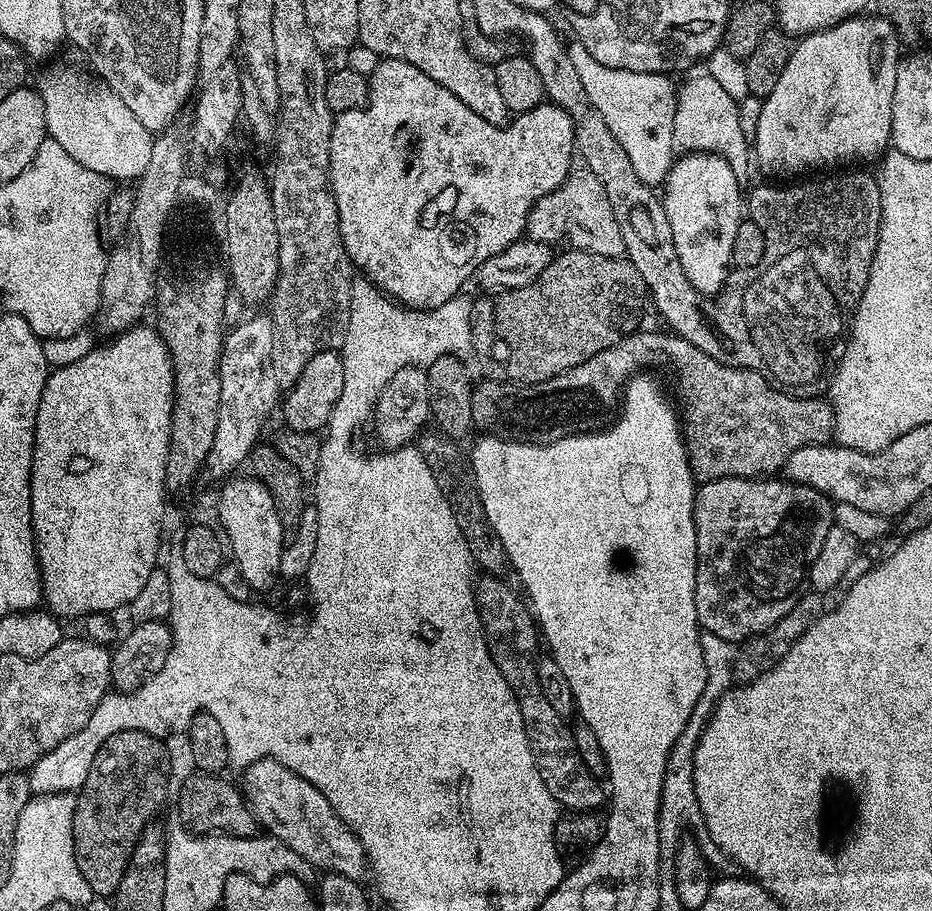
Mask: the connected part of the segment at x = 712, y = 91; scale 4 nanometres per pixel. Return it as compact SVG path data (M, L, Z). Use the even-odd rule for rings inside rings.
M701 74L690 79L677 91L673 124L673 142L682 152L718 153L730 162L731 170L740 181L747 179L752 167L752 150L749 137L742 132L738 117L738 102L730 98L712 76Z

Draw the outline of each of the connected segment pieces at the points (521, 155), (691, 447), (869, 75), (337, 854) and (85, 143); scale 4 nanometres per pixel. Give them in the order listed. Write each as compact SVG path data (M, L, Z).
M387 58L381 59L377 64L380 65L378 65L373 72L370 72L368 76L368 105L358 110L341 112L332 122L332 137L330 138L330 178L332 179L334 202L338 206L338 222L340 223L342 242L346 246L346 254L352 260L353 265L355 265L359 271L361 268L361 270L364 271L361 273L363 273L367 279L371 280L385 296L395 301L395 303L409 310L440 308L442 302L461 295L463 288L460 287L462 287L467 280L471 281L473 277L475 277L476 271L480 269L482 262L486 262L486 258L494 258L494 254L502 254L502 250L506 250L506 246L510 246L514 241L521 239L521 237L525 235L528 226L528 215L532 207L536 205L537 200L541 200L546 194L550 194L555 188L562 186L562 182L568 177L568 173L573 171L574 164L572 164L572 156L574 160L574 153L576 152L574 122L570 118L570 114L566 114L566 110L562 110L558 105L551 102L545 102L538 105L534 110L519 113L507 126L491 124L490 122L486 122L486 118L474 114L474 110L470 110L470 106L466 106L466 102L454 98L454 94L450 94L450 90L446 90L446 86L438 86L438 82L434 82L434 78L429 78L428 75L422 74L422 70L418 70L418 66L410 66L410 62L406 62L405 60L389 60Z
M637 330L631 336L624 336L617 344L610 346L606 350L602 350L598 354L594 354L594 358L590 358L586 362L582 362L578 366L574 366L570 370L566 370L562 374L558 374L554 378L550 378L541 384L511 384L509 380L494 380L484 378L472 389L472 422L479 431L484 434L501 436L503 440L521 440L527 444L549 444L550 442L558 442L567 436L578 436L581 432L595 432L605 427L606 421L609 419L608 411L612 407L617 407L618 401L622 396L622 389L629 379L641 370L652 370L648 368L665 368L672 375L672 380L676 383L676 392L680 395L680 400L684 403L684 412L682 408L682 431L684 434L684 444L688 447L688 465L692 467L693 477L697 481L703 482L706 480L717 480L718 478L726 478L727 476L747 476L749 478L764 478L769 474L776 474L783 469L786 458L790 458L790 454L794 454L794 450L802 450L802 446L810 446L811 444L827 444L833 439L836 423L834 422L834 414L832 406L824 398L805 398L803 395L789 394L787 391L775 387L773 383L763 376L760 372L755 372L749 368L735 368L734 366L726 366L722 362L718 362L714 358L710 358L706 354L702 354L702 350L698 350L696 346L690 342L686 342L678 335L664 332L644 332L645 330Z
M876 14L868 15L854 16L850 20L841 20L832 28L824 28L821 32L811 32L791 49L789 60L786 62L785 69L782 70L782 76L775 84L774 90L763 99L762 114L758 114L758 130L754 137L754 160L757 165L760 163L760 168L766 175L774 176L774 178L792 176L795 172L803 170L805 164L841 164L843 160L861 160L865 166L868 166L872 164L872 160L879 161L889 151L892 138L891 107L894 101L895 75L898 74L902 59L902 51L900 52L902 41L896 35L896 28L890 21Z
M266 759L254 762L246 769L243 776L242 791L248 806L252 810L252 815L256 817L259 827L267 835L276 836L282 842L286 842L286 846L290 846L290 850L294 850L294 854L302 854L302 858L306 858L306 862L310 862L313 869L319 870L321 873L337 872L359 882L365 879L363 876L366 876L368 856L364 853L362 842L353 834L350 826L346 826L346 822L342 822L342 818L338 818L334 806L330 806L330 802L326 802L322 790L318 790L310 782L306 782L304 776L294 774L286 766L282 766L278 760Z
M60 68L41 78L38 91L44 98L48 136L56 140L74 162L82 162L86 170L94 170L113 182L139 181L150 163L153 133L134 118L130 106L126 106L107 84L92 80L72 68Z

